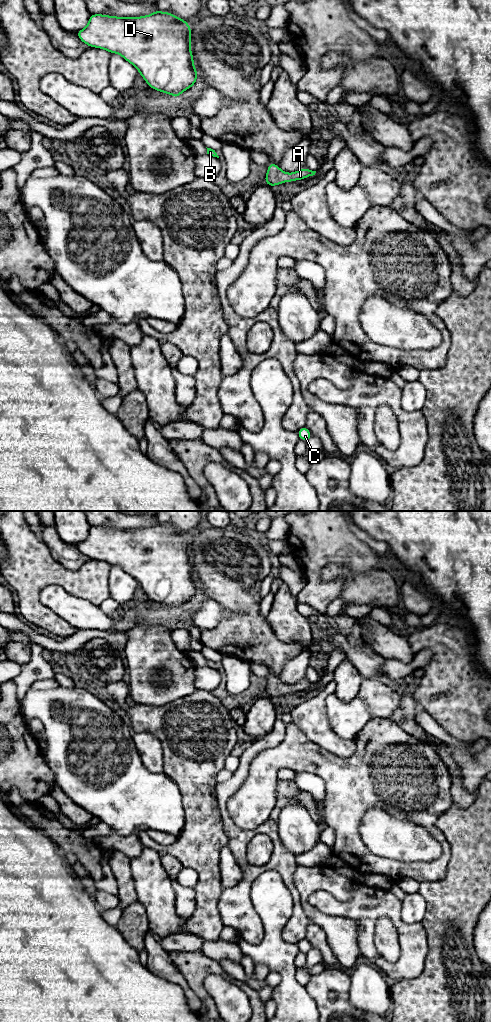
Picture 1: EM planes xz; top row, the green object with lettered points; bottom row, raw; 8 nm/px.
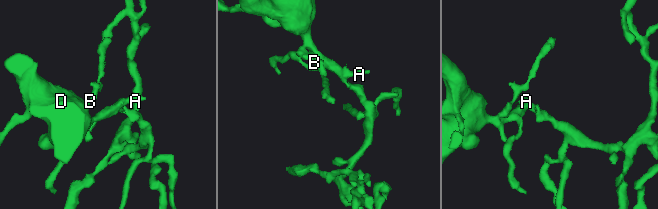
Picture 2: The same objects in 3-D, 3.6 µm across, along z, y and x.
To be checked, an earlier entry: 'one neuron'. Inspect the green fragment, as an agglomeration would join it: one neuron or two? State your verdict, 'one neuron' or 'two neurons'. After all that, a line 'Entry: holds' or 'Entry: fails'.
one neuron
Entry: holds

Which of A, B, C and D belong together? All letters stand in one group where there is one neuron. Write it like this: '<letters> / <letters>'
A B C D

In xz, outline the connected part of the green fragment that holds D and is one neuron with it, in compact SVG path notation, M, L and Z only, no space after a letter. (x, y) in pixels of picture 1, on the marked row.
M156 9L154 13L141 17L91 14L87 26L75 33L89 47L121 55L138 69L149 87L179 99L180 94L190 89L198 77L191 52L190 27L185 19Z

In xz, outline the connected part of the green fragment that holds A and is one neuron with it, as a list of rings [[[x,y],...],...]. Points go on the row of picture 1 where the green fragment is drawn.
[[[271,161],[267,168],[266,177],[264,183],[273,187],[284,182],[293,182],[295,180],[303,180],[306,177],[315,175],[316,171],[312,171],[308,168],[302,168],[293,173],[286,173],[281,170],[278,165]]]

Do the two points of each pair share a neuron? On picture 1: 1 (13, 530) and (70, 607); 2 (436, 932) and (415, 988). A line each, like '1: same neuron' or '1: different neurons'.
1: different neurons
2: same neuron

